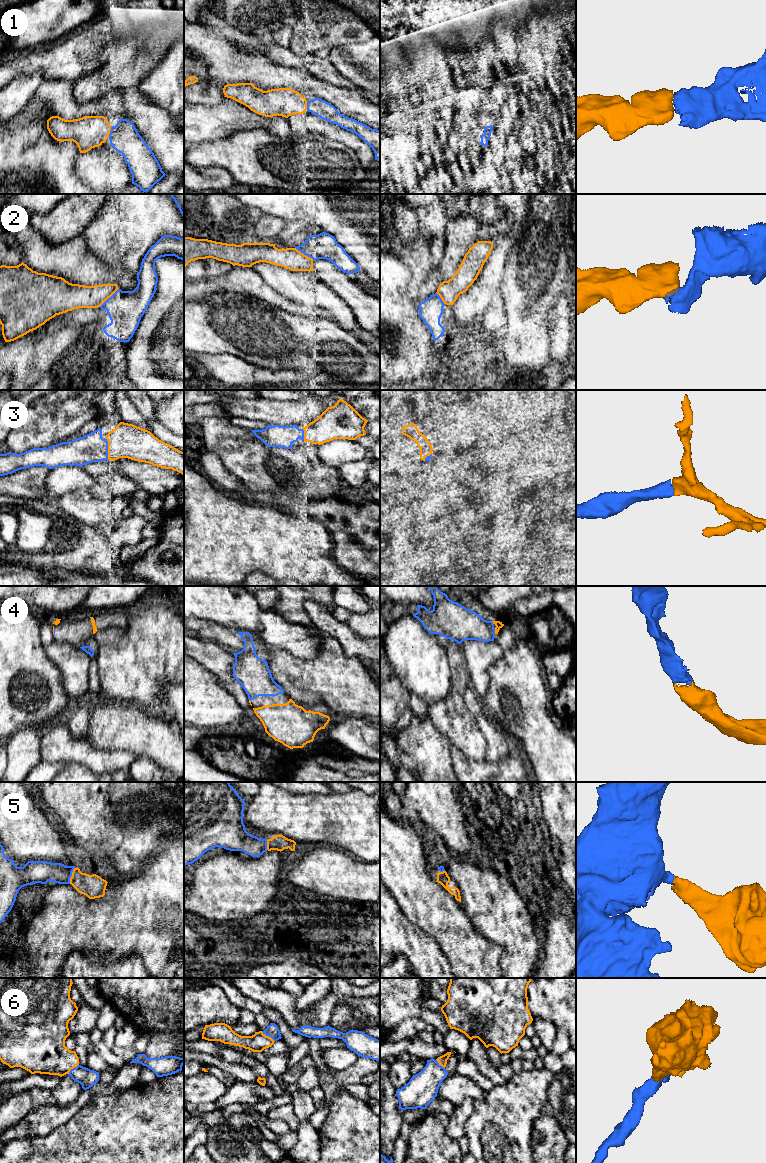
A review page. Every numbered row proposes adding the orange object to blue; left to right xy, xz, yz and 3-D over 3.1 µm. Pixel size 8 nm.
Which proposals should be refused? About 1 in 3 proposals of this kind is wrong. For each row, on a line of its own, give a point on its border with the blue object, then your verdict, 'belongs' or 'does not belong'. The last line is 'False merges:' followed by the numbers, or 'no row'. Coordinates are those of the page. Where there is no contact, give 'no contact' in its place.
1: contact xy (110, 132); belongs
2: contact xy (108, 298); does not belong
3: contact xy (107, 449); belongs
4: contact yz (494, 631); belongs
5: contact xy (71, 875); belongs
6: contact xz (268, 1035); belongs
False merges: 2

